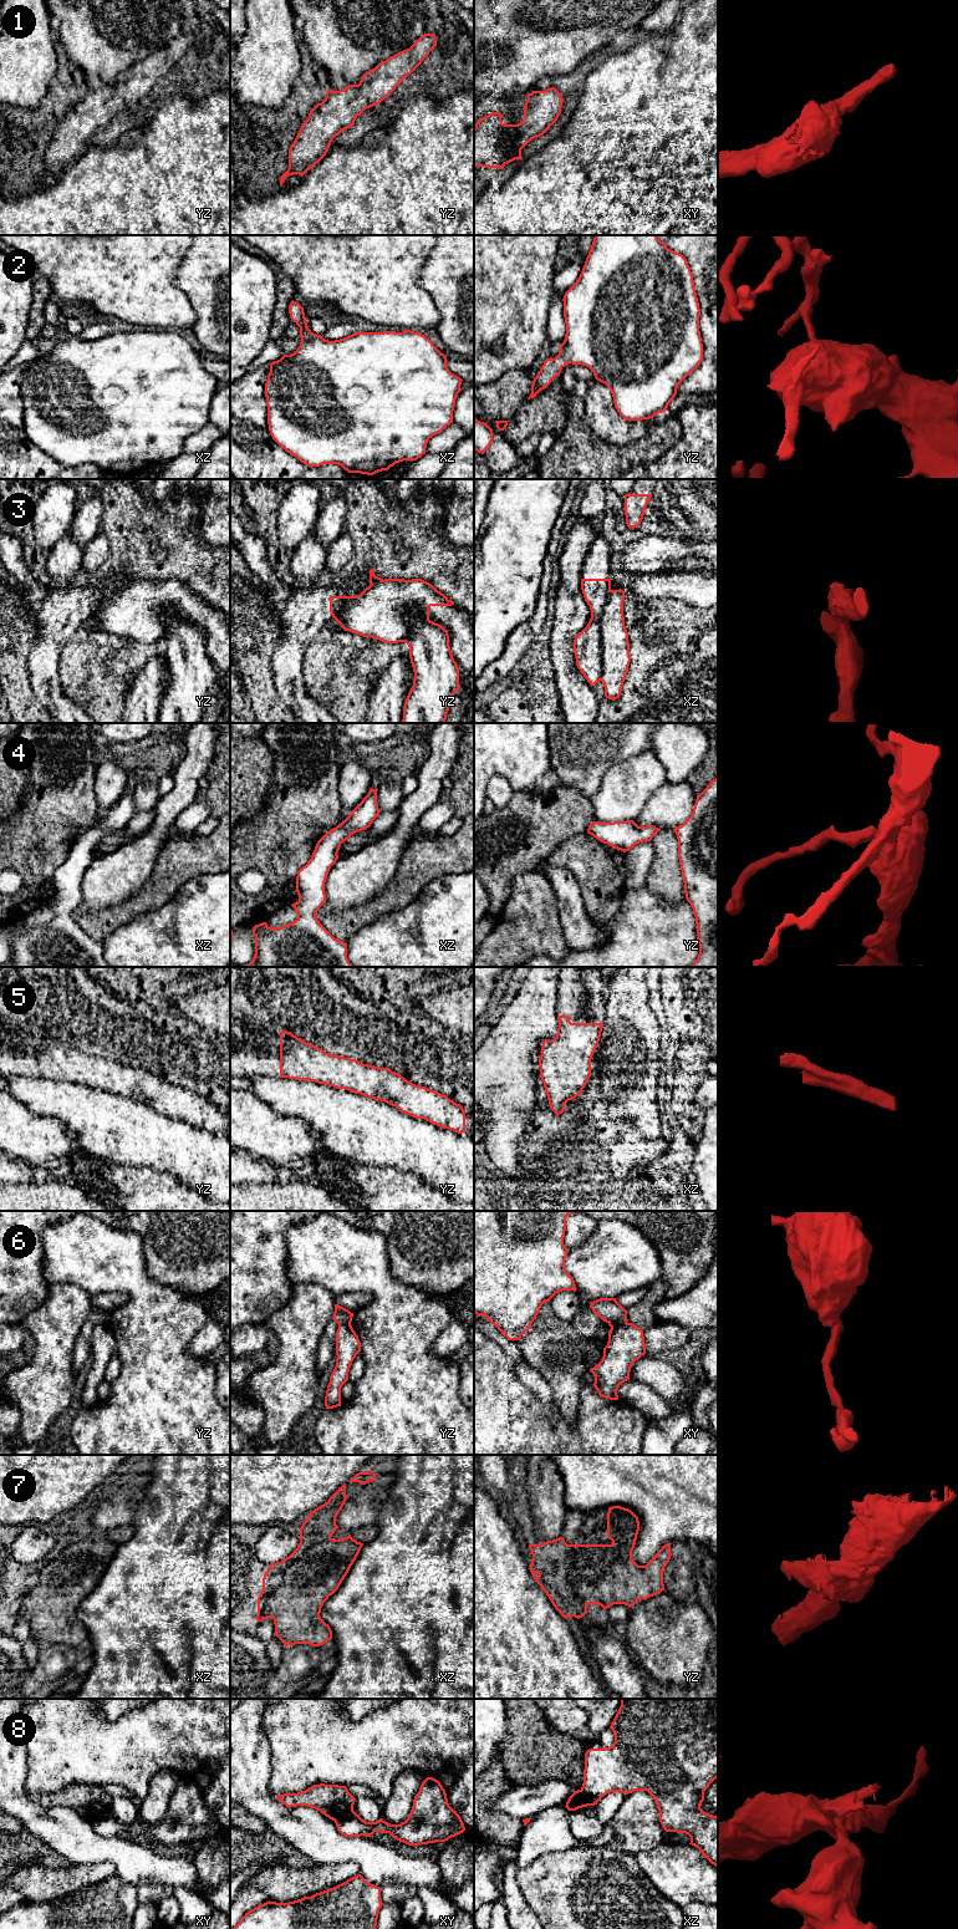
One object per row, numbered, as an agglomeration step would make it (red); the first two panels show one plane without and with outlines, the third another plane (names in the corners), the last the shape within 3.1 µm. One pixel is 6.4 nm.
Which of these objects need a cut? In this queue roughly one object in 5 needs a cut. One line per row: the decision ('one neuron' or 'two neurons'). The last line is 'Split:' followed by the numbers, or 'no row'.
1: one neuron
2: one neuron
3: two neurons
4: one neuron
5: one neuron
6: two neurons
7: one neuron
8: two neurons
Split: 3, 6, 8

